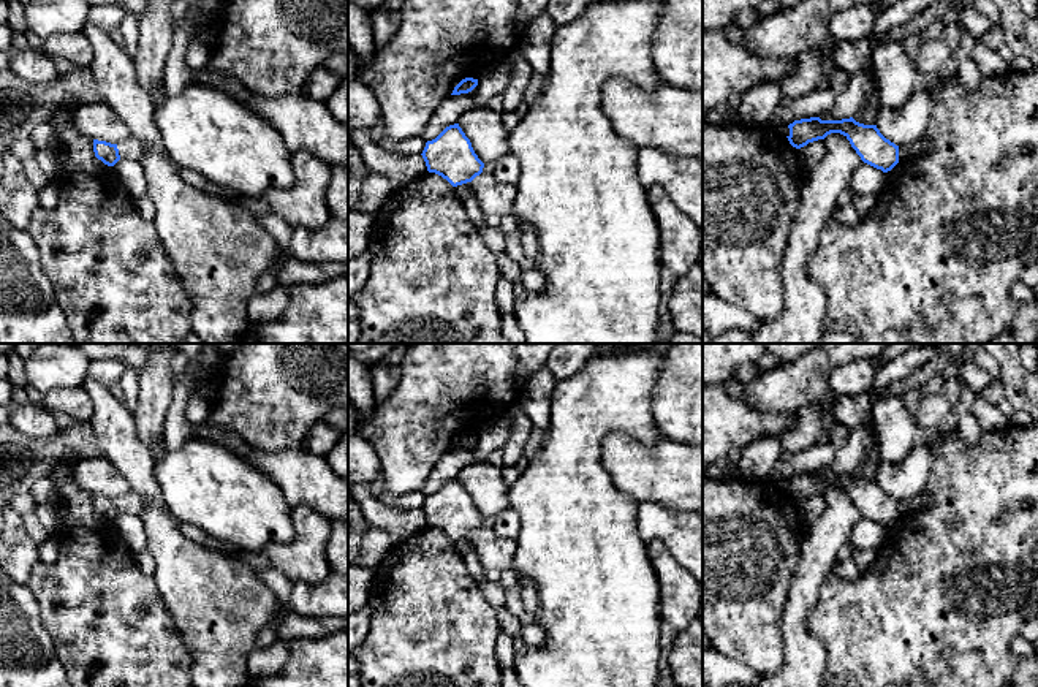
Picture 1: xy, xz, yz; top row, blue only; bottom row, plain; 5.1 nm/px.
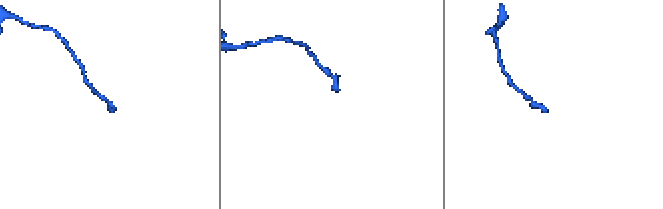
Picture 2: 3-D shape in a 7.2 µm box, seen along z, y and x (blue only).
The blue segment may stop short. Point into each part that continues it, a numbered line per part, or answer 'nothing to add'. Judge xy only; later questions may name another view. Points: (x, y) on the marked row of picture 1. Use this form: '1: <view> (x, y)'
1: xy (130, 149)

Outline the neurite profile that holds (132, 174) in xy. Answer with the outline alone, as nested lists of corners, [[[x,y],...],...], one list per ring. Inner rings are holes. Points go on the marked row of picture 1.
[[[120,158],[114,165],[116,174],[133,199],[147,193],[146,171],[138,160]]]

